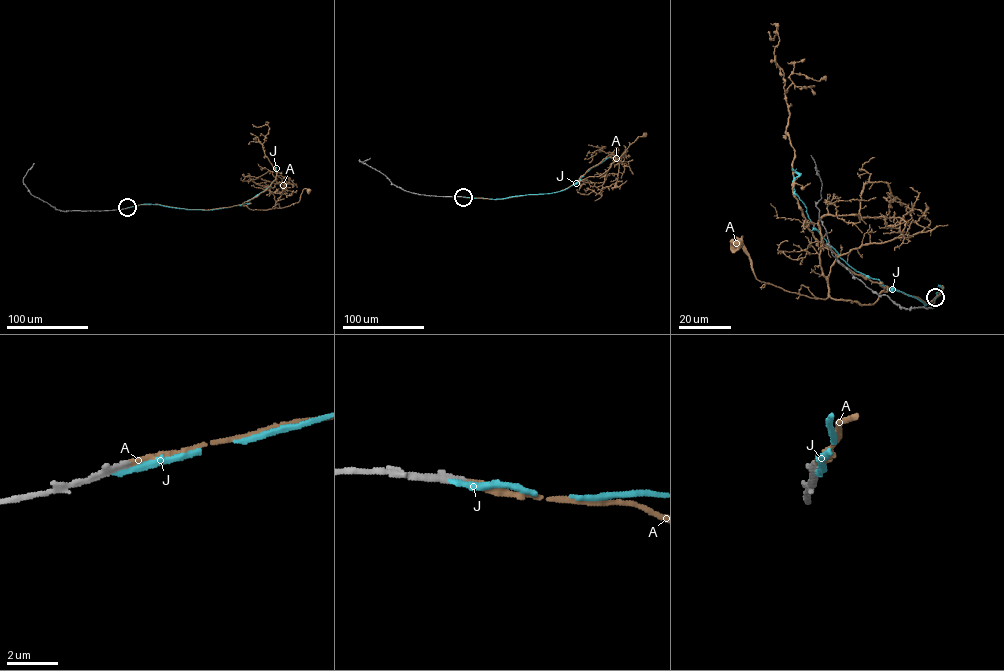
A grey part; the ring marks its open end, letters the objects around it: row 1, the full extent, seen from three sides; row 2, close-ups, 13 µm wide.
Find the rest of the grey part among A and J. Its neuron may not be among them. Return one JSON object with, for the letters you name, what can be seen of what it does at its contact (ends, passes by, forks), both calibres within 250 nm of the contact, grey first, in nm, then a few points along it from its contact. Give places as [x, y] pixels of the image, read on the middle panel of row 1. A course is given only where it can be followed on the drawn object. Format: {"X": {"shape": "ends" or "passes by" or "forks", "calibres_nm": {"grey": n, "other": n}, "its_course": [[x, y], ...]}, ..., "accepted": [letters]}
{"A": {"shape": "ends", "calibres_nm": {"grey": 240, "other": 240}, "its_course": [[463, 197], [496, 199], [558, 192], [604, 173], [639, 136], [644, 135]]}, "accepted": ["A"]}

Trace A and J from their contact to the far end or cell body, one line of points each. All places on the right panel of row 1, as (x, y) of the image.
A: (935, 298), (942, 286), (924, 303), (887, 286), (873, 304), (784, 290), (754, 275), (742, 237), (739, 243)
J: (935, 298), (940, 285), (940, 295), (925, 305), (845, 261), (809, 218), (794, 192), (792, 168)

